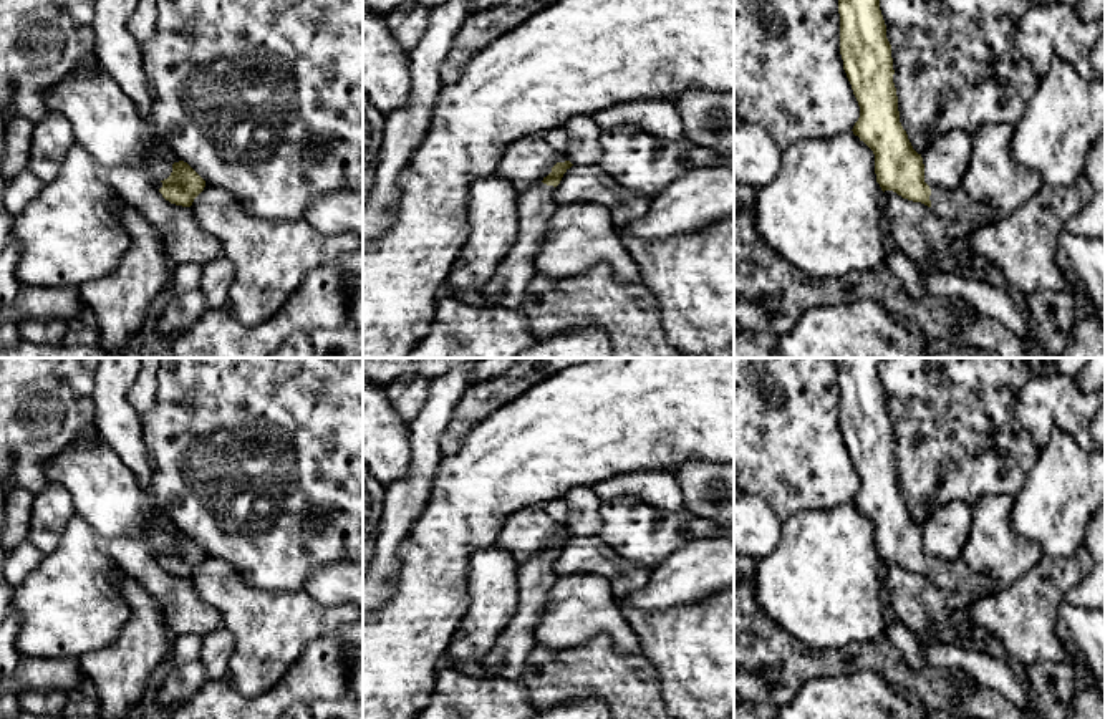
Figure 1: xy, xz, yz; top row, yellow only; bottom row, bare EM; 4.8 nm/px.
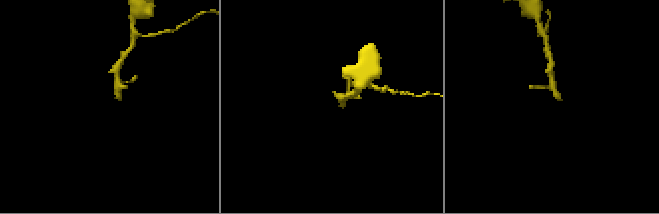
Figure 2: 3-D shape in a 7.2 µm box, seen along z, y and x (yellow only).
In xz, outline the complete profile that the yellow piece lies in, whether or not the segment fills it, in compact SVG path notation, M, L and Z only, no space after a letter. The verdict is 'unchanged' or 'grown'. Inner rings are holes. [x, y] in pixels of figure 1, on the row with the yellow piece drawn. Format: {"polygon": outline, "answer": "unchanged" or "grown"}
{"polygon": "M570 161L557 162L540 184L519 195L520 232L517 242L480 290L489 306L519 310L522 305L525 288L535 275L535 253L542 245L548 220L558 209L553 199L555 187L572 166Z", "answer": "grown"}

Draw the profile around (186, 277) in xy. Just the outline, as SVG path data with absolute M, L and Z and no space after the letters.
M184 263L172 267L171 282L176 293L197 290L202 278L202 267Z

